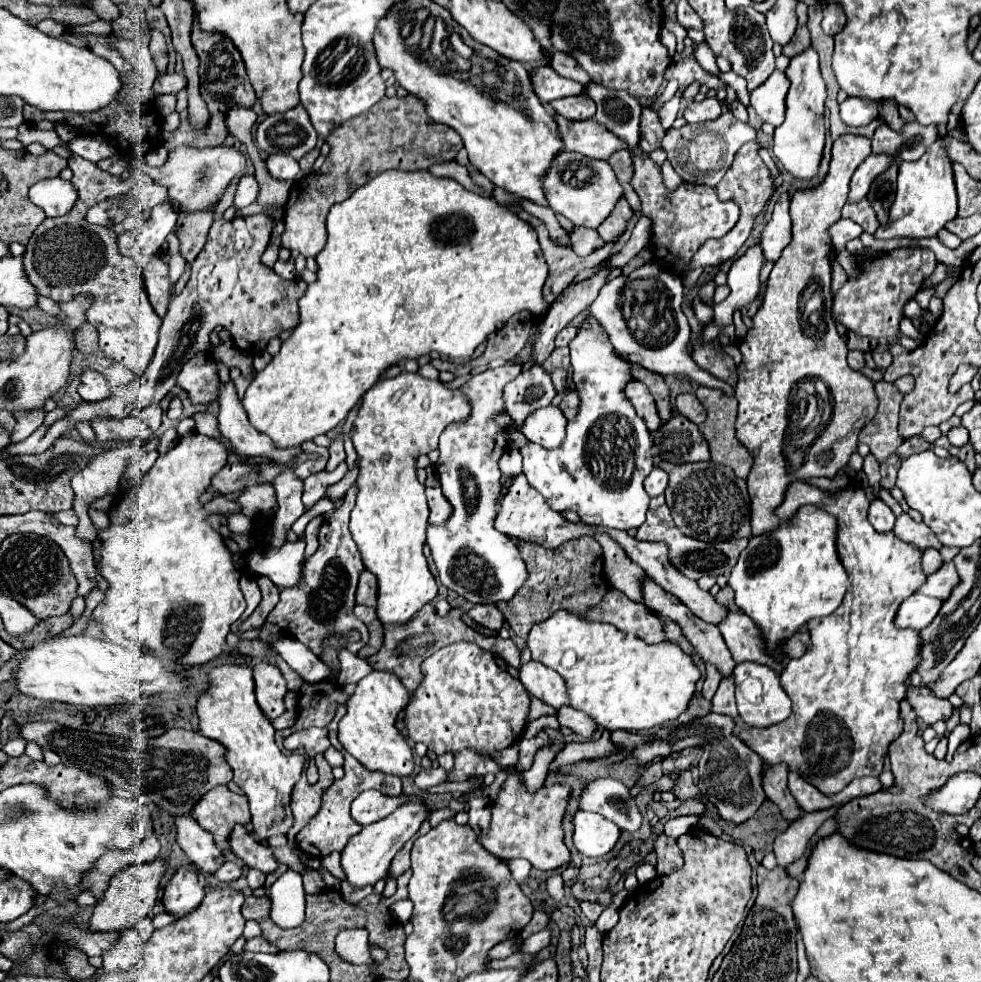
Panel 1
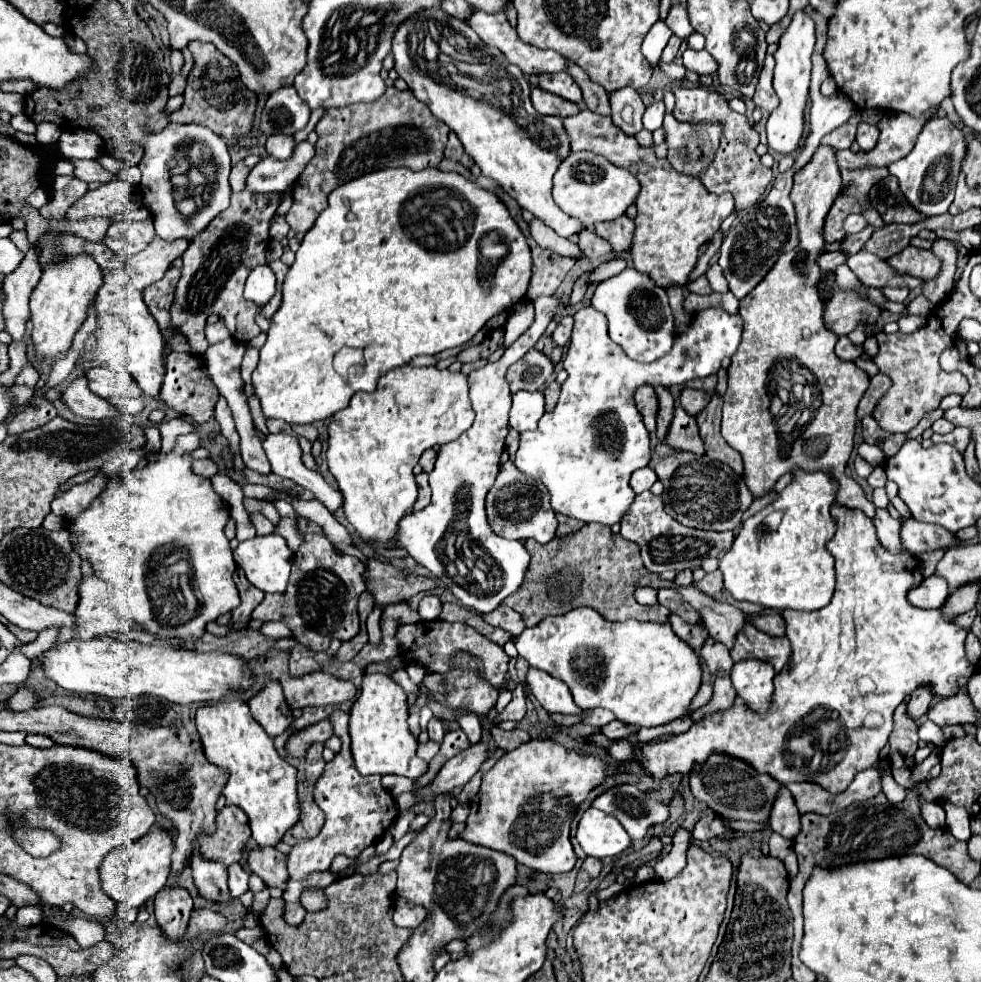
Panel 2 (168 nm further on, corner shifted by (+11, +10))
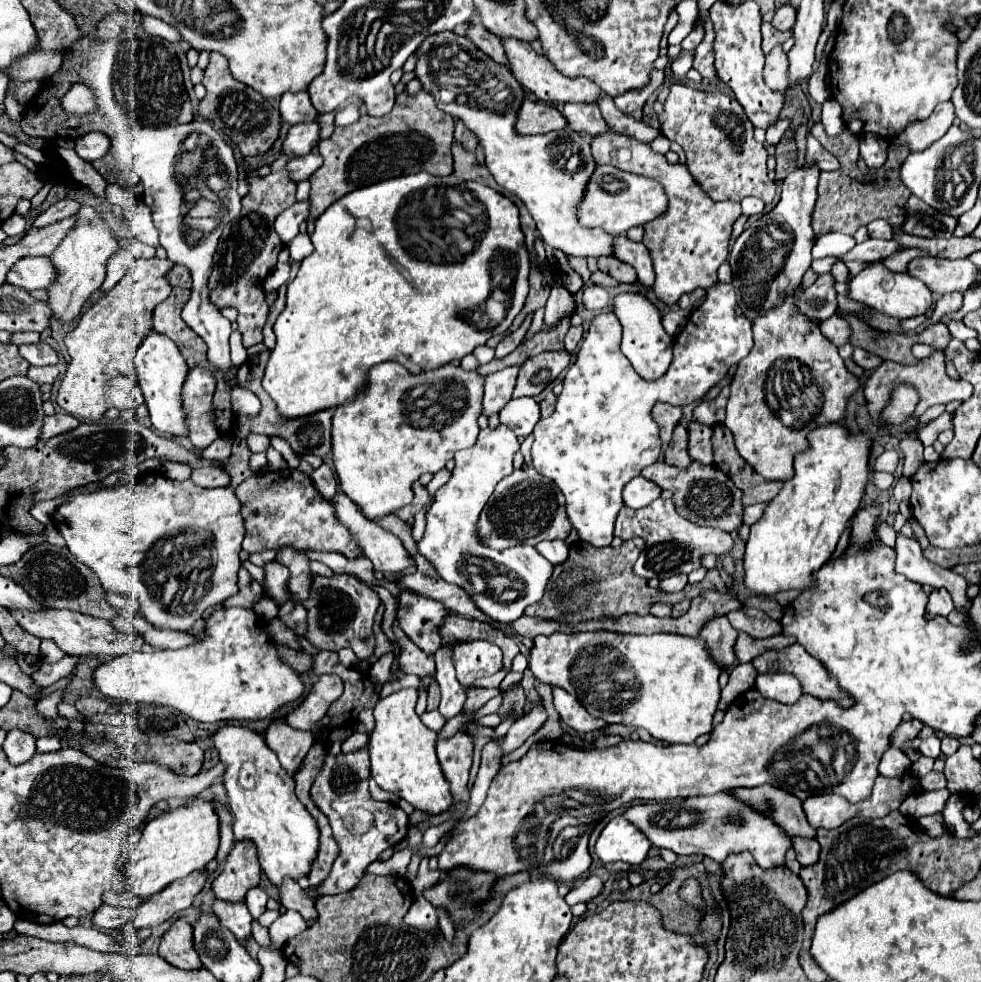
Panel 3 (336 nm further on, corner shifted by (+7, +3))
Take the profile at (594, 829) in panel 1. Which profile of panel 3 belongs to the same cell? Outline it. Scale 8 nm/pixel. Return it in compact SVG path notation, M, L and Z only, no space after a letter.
M623 816L613 818L601 830L595 842L595 854L603 864L621 860L631 866L637 866L647 858L649 848L651 848L649 840Z

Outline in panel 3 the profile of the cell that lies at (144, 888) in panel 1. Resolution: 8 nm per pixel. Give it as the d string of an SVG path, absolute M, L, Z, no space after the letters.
M199 796L191 804L183 804L181 808L163 812L145 826L137 850L125 864L125 874L131 882L133 894L141 900L151 898L153 894L167 888L171 882L207 866L209 860L213 860L217 854L217 846L219 818L215 816L209 800Z

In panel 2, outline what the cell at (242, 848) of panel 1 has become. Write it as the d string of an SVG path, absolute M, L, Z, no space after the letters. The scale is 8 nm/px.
M269 847L269 849L253 849L249 853L249 867L251 873L259 875L269 887L277 887L281 891L287 889L289 873L287 873L287 857Z

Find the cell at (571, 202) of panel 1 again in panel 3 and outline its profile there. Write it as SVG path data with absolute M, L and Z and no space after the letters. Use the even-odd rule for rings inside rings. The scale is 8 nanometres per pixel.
M599 164L599 166L595 166L595 170L587 182L583 200L577 204L577 220L581 226L601 228L607 234L617 236L617 234L625 234L633 226L643 226L645 222L653 220L655 216L661 216L661 212L665 212L665 208L667 208L667 196L655 180L651 182L645 176L627 174L609 164ZM603 186L623 186L623 188L617 192L607 192L607 190L603 190Z

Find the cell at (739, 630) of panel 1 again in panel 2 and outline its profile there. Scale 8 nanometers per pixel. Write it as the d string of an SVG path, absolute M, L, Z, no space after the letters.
M749 621L743 631L737 635L735 647L731 649L731 657L735 663L745 659L761 659L775 667L779 673L791 659L791 645L787 637L771 637L757 631Z

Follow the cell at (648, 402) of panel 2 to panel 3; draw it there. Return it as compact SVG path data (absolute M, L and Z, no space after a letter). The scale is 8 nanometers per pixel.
M657 402L651 410L651 416L653 420L657 422L659 430L661 430L661 440L663 440L663 446L669 444L671 440L671 434L673 434L673 428L675 424L681 420L683 412L679 406L671 406L671 404L665 404L665 402Z

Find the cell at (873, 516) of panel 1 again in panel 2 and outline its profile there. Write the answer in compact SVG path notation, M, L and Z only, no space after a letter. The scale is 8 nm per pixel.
M877 509L877 515L875 515L873 523L877 527L879 541L885 549L891 549L891 553L909 553L907 549L903 549L903 545L899 541L899 521L893 519L889 515L889 511Z

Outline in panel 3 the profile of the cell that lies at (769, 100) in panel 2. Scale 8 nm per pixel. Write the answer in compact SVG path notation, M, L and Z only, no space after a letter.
M773 48L765 58L765 84L779 92L787 92L787 54L779 48Z

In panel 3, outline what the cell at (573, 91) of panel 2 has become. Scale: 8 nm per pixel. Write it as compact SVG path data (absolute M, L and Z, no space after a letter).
M565 102L563 116L569 120L569 126L575 128L575 132L587 132L589 136L597 136L609 130L595 102Z

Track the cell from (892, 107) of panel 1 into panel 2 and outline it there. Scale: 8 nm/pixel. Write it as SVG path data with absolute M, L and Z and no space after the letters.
M939 107L929 109L923 113L923 117L911 117L907 113L887 113L877 125L881 131L879 143L875 149L869 153L851 153L849 149L845 151L835 151L835 159L839 169L861 169L861 167L887 167L889 163L903 159L917 141L919 131L923 125L937 115Z

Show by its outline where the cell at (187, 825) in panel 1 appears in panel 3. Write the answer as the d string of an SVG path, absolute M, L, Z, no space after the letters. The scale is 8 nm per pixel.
M215 898L211 910L219 918L219 922L229 928L239 942L243 942L247 936L251 936L251 914L247 912L247 906L243 902L229 902Z

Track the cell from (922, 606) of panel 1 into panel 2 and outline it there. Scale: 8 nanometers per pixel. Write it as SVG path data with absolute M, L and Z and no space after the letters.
M927 577L917 589L909 591L907 595L909 603L921 609L939 609L943 607L943 601L947 601L947 597L949 589L943 577Z

